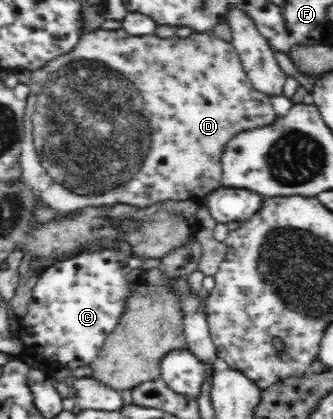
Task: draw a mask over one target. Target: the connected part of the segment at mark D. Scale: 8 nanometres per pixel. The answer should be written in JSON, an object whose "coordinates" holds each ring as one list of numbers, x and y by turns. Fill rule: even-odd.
{"coordinates":[[99,28,85,31,79,35,78,43,67,54,57,56,57,58,49,60,45,66,31,71,28,87,30,93,26,100,22,120,24,129,22,130,20,167,22,168,21,181,36,198,36,205,28,218,30,228,35,228,39,224,51,223,59,216,92,206,125,204,146,210,149,205,159,204,165,200,202,200,210,191,220,187,222,171,220,152,230,136,242,130,268,125,278,117,273,110,271,96,253,86,242,66,237,49,231,42,218,37,214,31,205,34,191,33,185,38,179,38,177,35,162,38,155,34,131,36,123,29]]}

